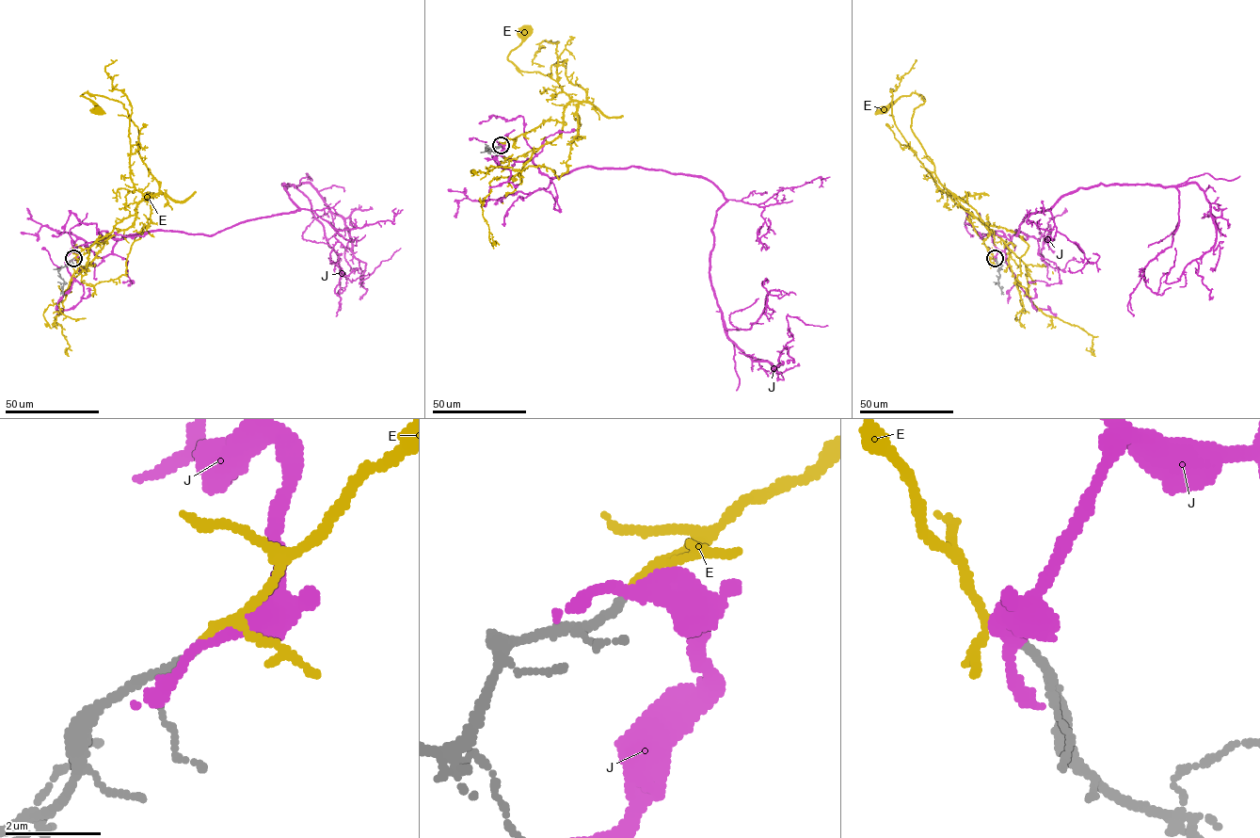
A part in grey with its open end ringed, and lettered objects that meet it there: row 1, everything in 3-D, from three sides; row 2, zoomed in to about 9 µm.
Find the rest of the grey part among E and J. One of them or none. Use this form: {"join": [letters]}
{"join": ["E"]}

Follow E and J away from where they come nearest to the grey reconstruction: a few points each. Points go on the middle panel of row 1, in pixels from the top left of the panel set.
E: (501, 145), (550, 119), (561, 122), (570, 103), (585, 100), (565, 61), (542, 74), (508, 59), (526, 32)
J: (501, 145), (550, 177), (709, 180), (725, 335), (777, 366), (786, 316), (827, 326)

